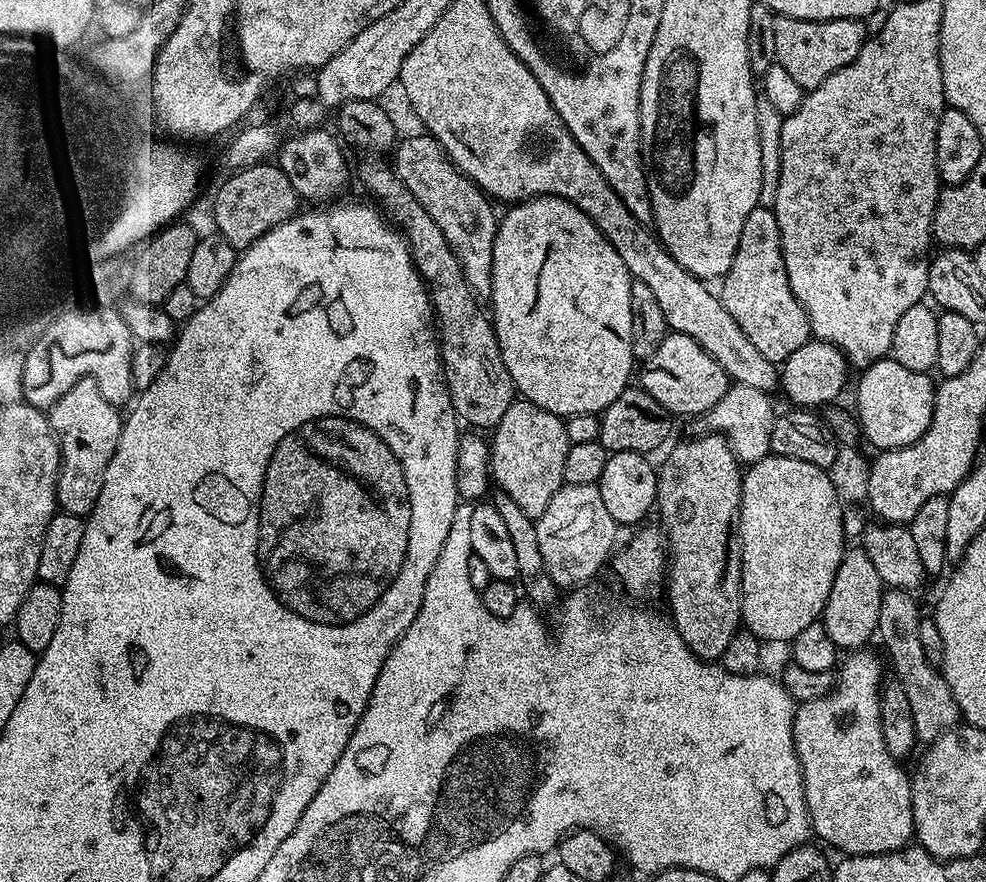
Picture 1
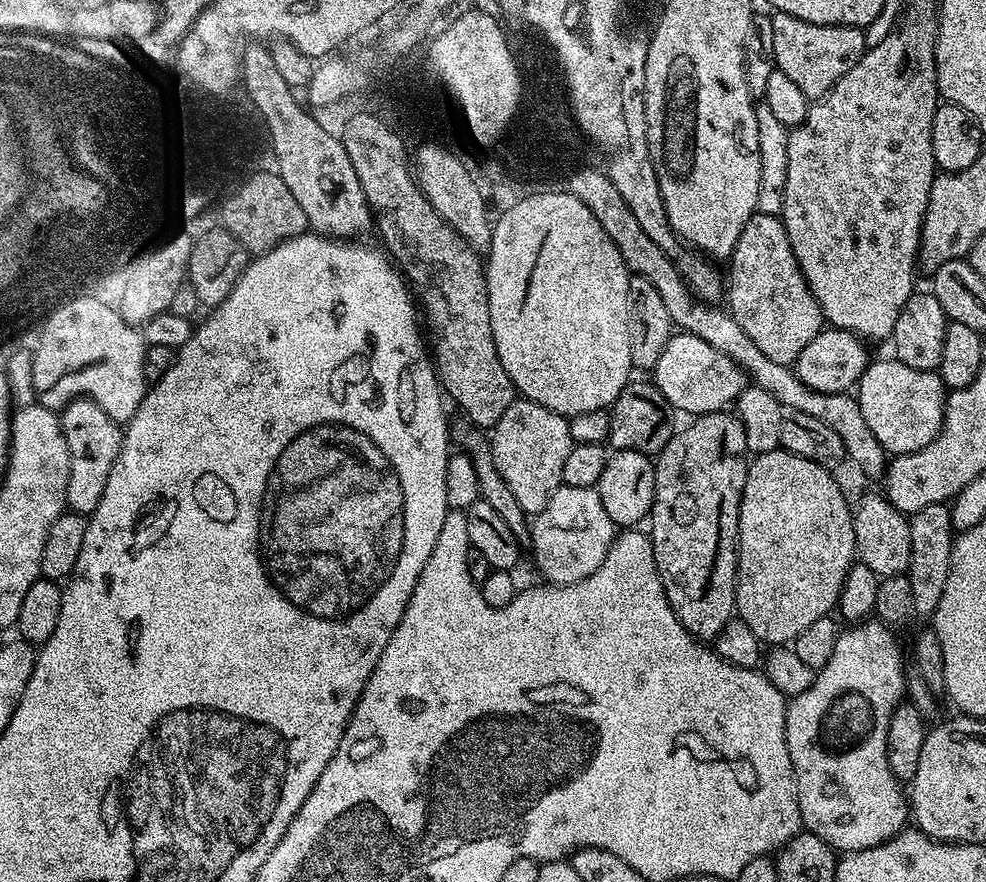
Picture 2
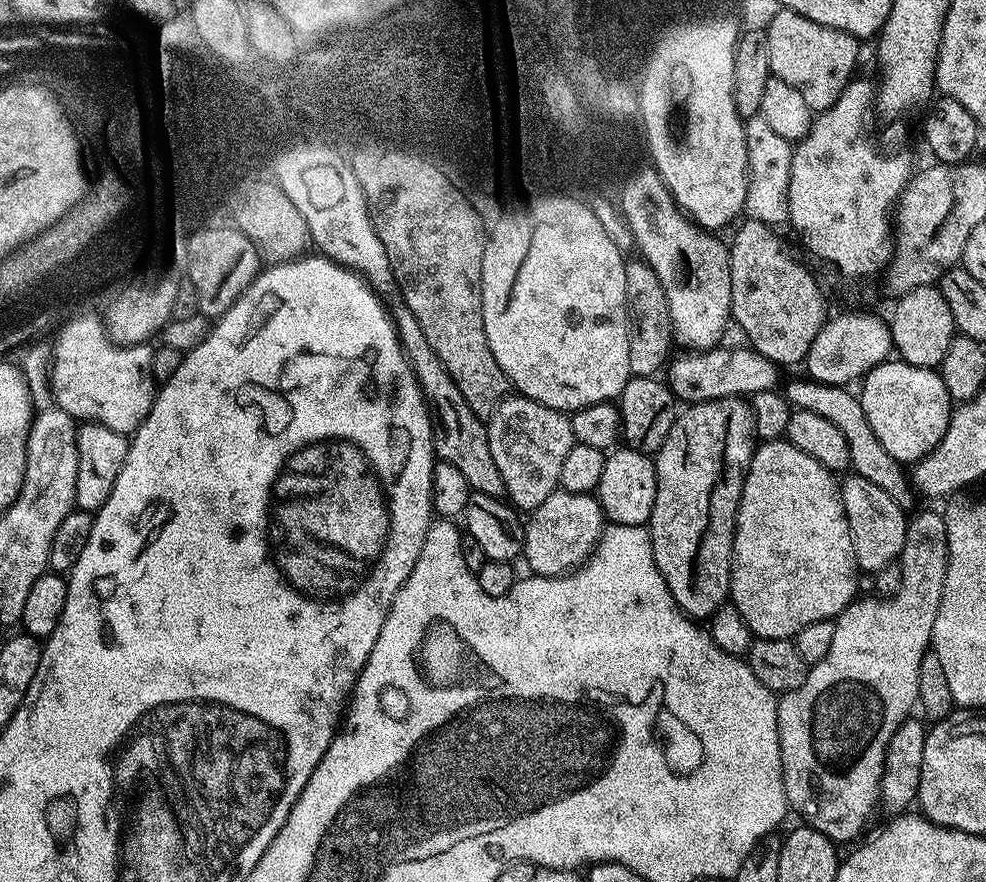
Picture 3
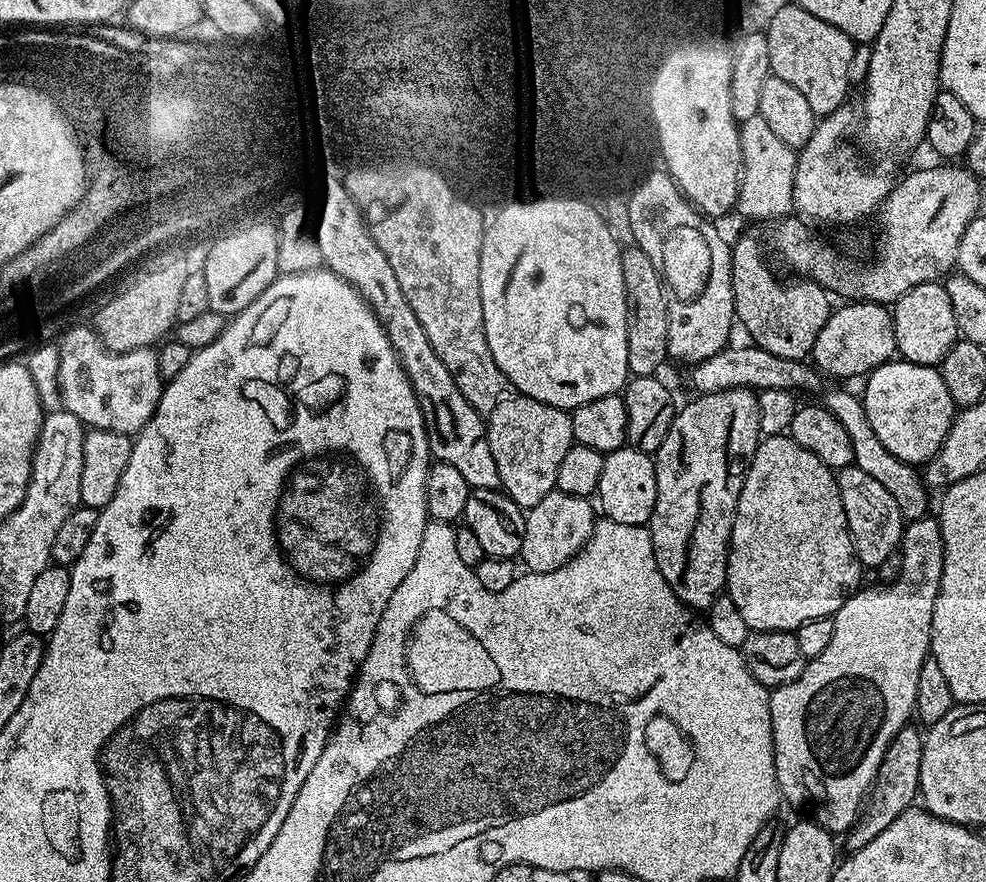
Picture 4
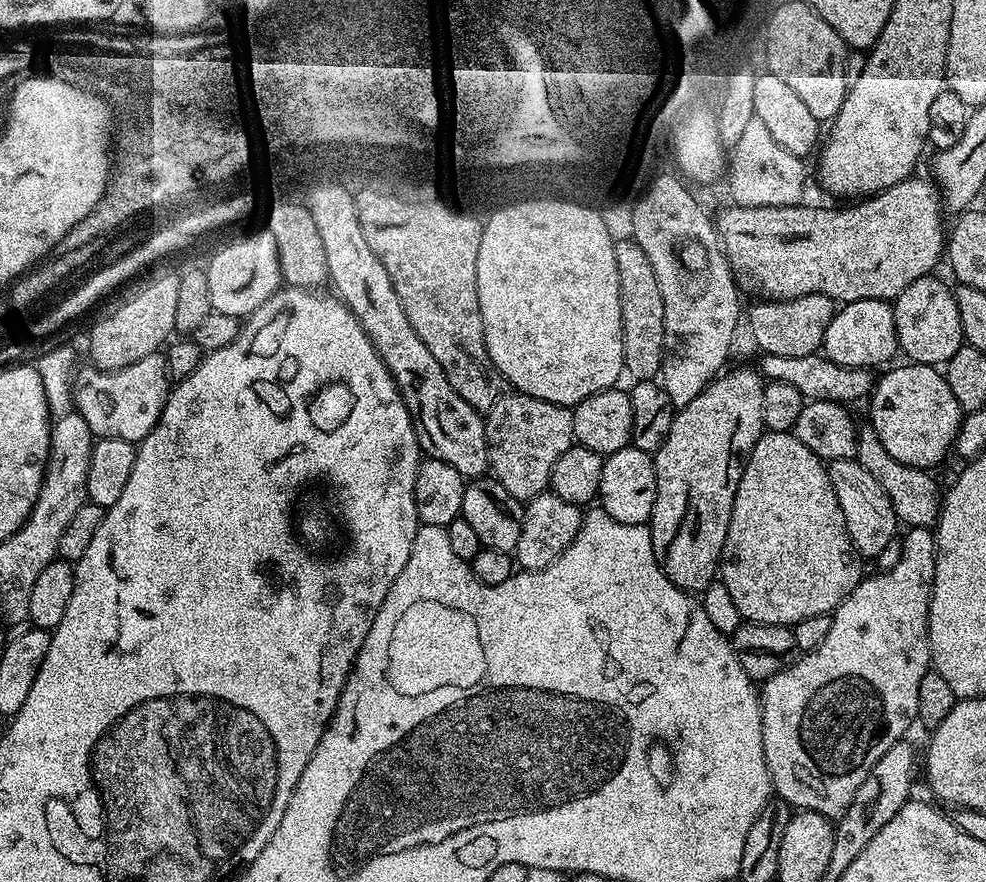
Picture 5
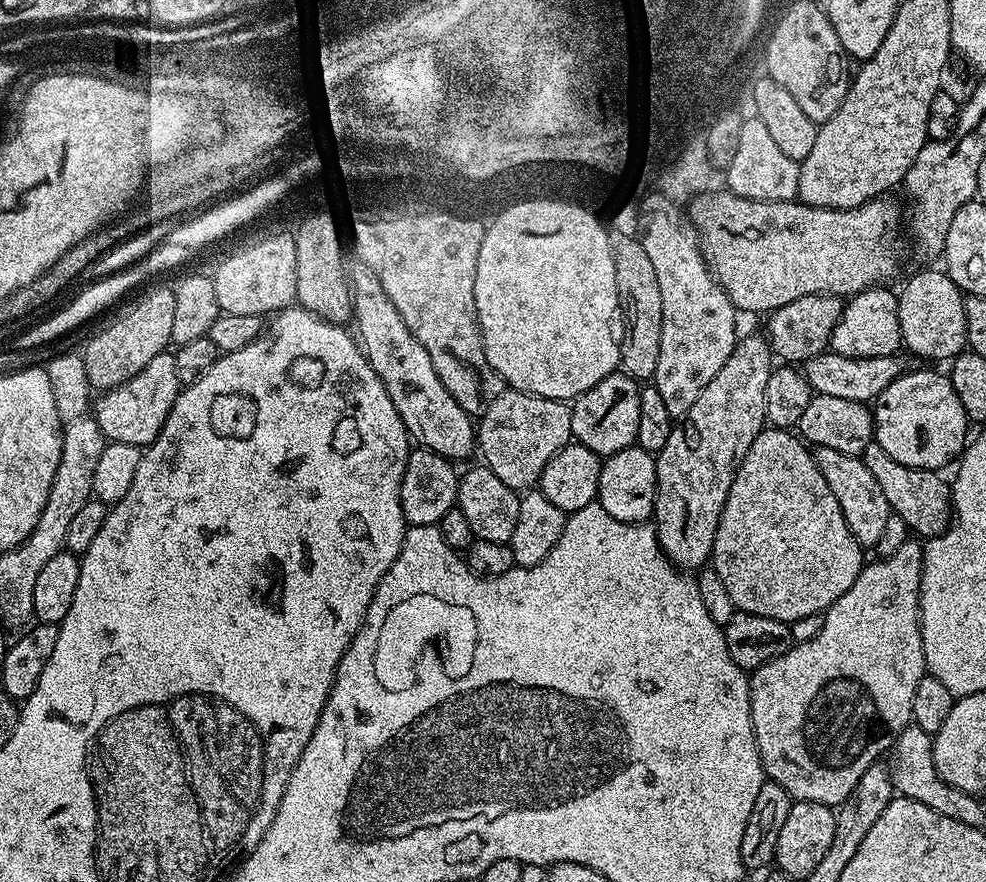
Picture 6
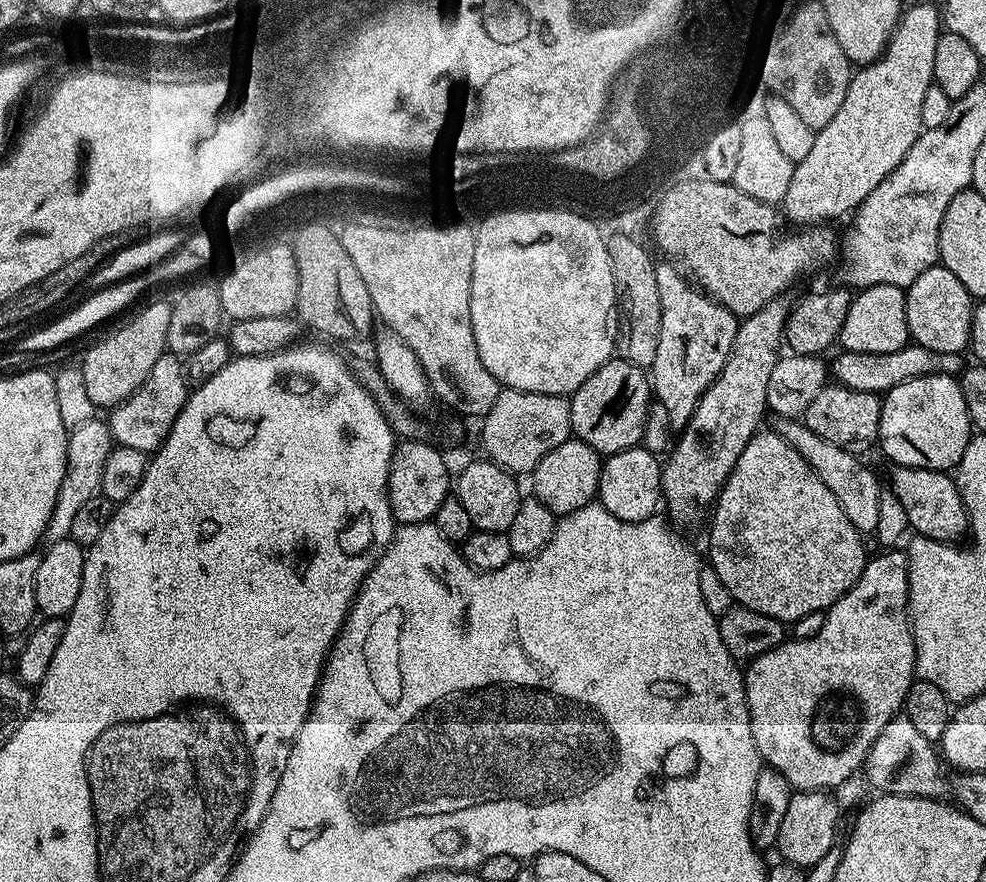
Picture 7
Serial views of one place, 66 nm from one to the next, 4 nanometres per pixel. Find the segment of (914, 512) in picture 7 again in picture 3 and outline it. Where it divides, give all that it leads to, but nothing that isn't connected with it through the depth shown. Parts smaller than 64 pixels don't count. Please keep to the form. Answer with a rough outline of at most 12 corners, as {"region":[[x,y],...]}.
{"region":[[811,378],[782,388],[793,409],[842,430],[851,471],[911,509],[900,461],[878,442],[859,395]]}

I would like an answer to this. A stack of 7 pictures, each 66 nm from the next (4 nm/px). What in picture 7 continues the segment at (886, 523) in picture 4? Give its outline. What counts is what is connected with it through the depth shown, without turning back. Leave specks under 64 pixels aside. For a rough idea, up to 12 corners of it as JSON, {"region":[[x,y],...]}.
{"region":[[780,418],[786,438],[830,486],[846,518],[875,533],[882,486],[855,452],[799,419]]}

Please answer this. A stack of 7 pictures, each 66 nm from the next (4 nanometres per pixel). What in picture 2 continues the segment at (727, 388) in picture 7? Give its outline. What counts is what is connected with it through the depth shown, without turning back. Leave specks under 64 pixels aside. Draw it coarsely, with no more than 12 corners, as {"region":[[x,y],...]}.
{"region":[[728,410],[655,457],[650,535],[678,622],[734,619],[750,460]]}

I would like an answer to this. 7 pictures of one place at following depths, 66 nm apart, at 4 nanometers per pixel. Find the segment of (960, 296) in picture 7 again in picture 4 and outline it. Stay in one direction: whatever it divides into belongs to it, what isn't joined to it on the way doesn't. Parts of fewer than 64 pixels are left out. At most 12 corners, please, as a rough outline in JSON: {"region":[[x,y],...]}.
{"region":[[931,280],[891,313],[897,353],[940,366],[958,341],[950,294]]}

